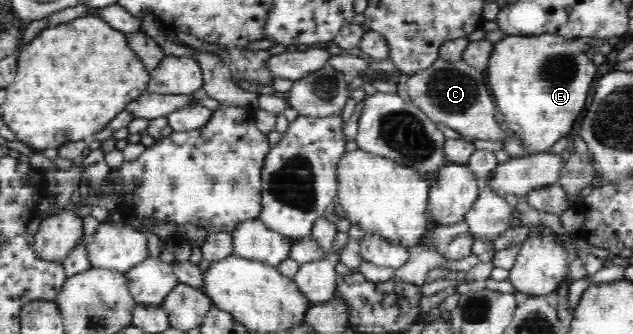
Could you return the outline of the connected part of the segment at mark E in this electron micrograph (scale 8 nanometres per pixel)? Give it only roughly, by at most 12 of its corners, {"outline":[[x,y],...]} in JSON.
{"outline":[[507,35],[484,72],[529,155],[581,118],[597,65],[576,39]]}

